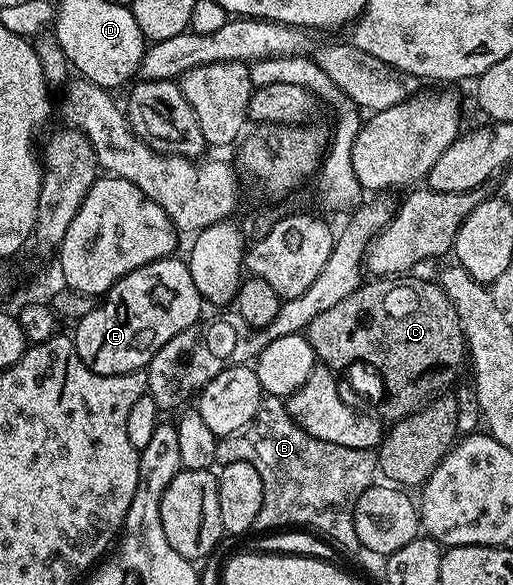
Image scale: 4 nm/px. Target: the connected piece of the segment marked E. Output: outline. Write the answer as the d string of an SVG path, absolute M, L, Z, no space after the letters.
M178 257L168 259L157 259L132 273L128 273L116 285L107 291L99 307L94 307L78 323L78 328L72 331L74 348L92 369L101 375L123 375L133 371L141 371L149 367L154 354L160 350L165 343L172 341L176 333L194 326L203 318L202 307L204 300L196 289L196 281L192 281L189 262L178 260Z

